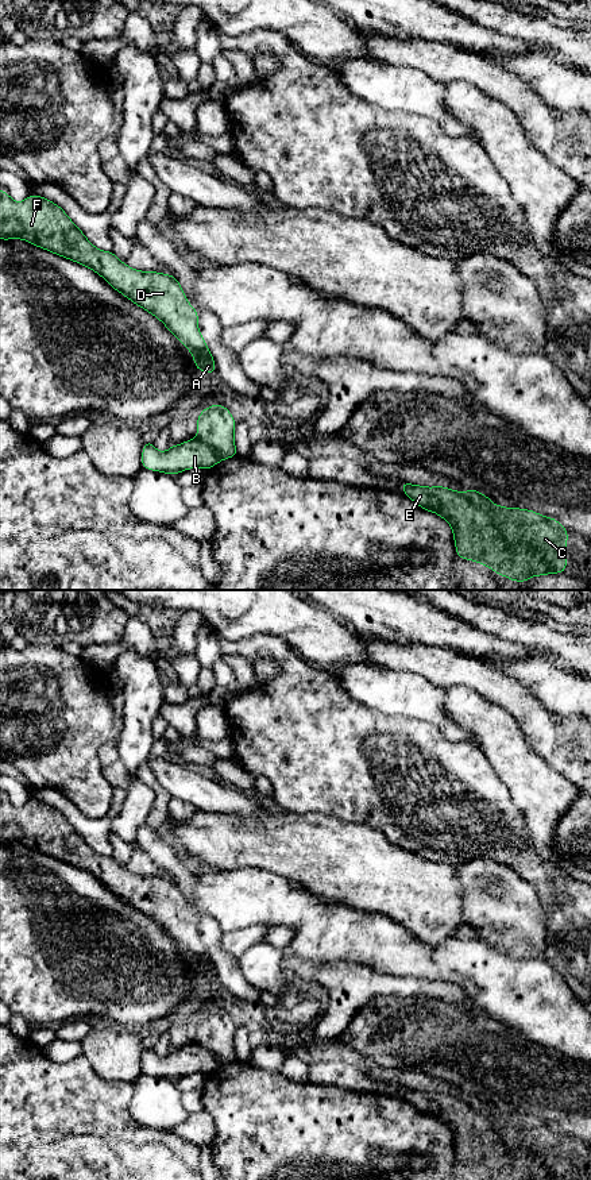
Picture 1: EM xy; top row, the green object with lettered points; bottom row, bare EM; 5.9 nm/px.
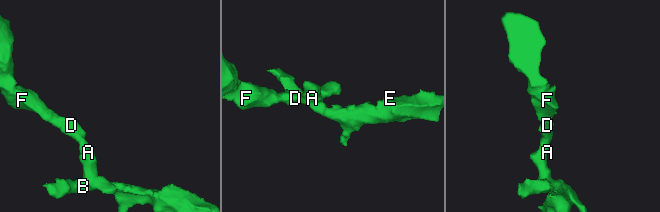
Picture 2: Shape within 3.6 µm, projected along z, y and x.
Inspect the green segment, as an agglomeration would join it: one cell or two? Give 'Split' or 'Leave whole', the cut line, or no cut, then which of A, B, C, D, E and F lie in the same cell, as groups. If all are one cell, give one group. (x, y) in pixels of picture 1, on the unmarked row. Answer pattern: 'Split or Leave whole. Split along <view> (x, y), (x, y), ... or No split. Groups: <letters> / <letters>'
Split. Split along xy (197, 1042), (205, 1047), (221, 1064). Groups: A D F / B C E

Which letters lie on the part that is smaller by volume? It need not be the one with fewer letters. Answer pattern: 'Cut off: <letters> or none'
Cut off: B, C, E

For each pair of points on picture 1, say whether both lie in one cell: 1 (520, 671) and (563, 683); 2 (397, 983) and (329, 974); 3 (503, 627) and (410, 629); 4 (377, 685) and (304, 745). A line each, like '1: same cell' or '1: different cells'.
1: same cell
2: same cell
3: different cells
4: different cells

